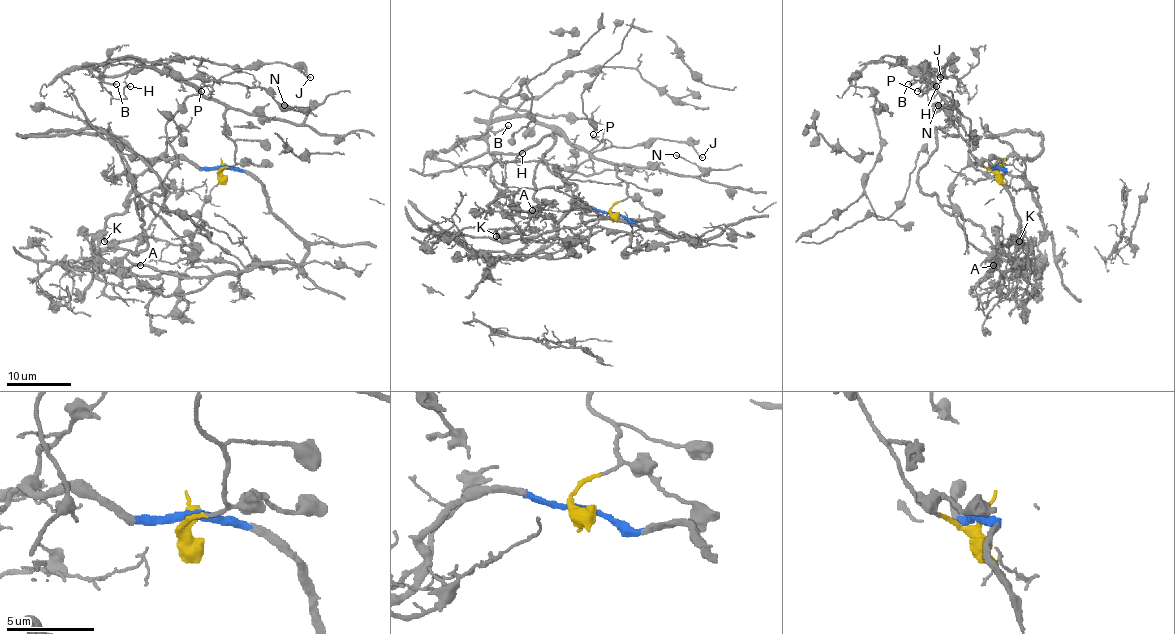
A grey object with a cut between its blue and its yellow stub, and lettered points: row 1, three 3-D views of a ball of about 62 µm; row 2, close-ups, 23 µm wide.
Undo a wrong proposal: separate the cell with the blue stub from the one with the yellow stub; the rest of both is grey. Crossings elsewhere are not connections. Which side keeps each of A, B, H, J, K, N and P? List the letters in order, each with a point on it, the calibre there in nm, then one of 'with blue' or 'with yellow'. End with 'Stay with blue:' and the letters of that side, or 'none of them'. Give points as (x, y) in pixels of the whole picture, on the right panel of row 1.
A: place (993, 265); calibre 110 nm; with blue
B: place (908, 84); calibre 220 nm; with yellow
H: place (936, 86); calibre 140 nm; with yellow
J: place (940, 77); calibre 140 nm; with yellow
K: place (1019, 241); calibre 440 nm; with blue
N: place (938, 105); calibre 140 nm; with yellow
P: place (917, 91); calibre 110 nm; with yellow
Stay with blue: A, K

